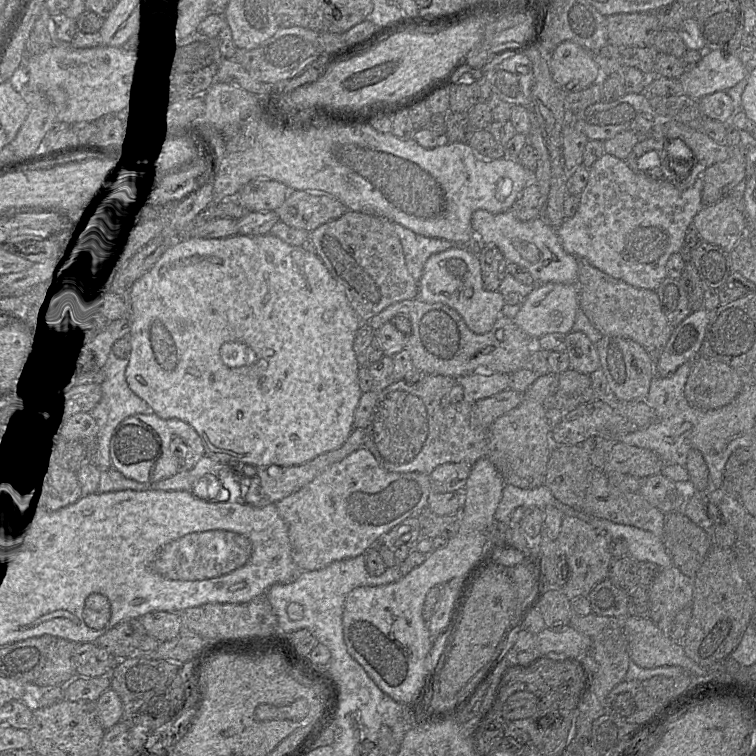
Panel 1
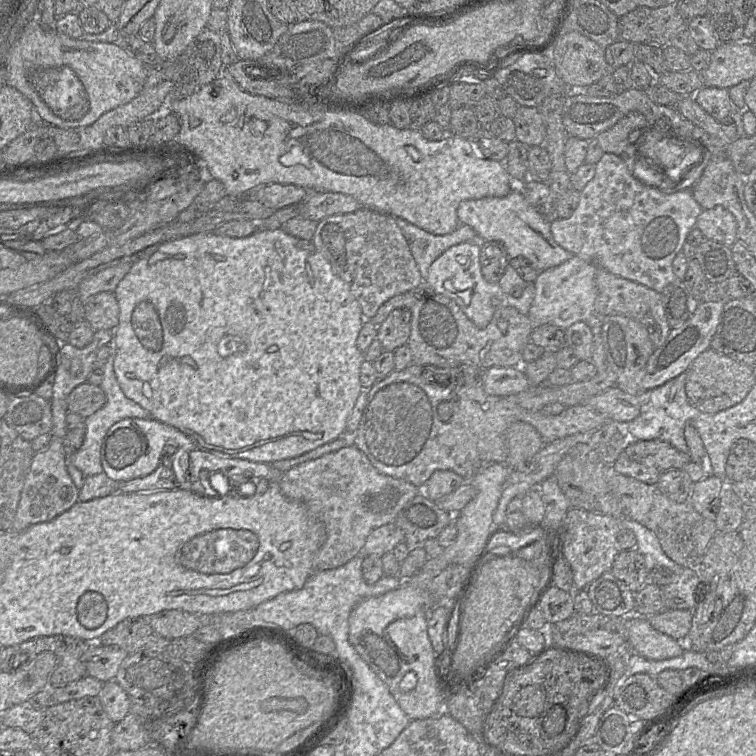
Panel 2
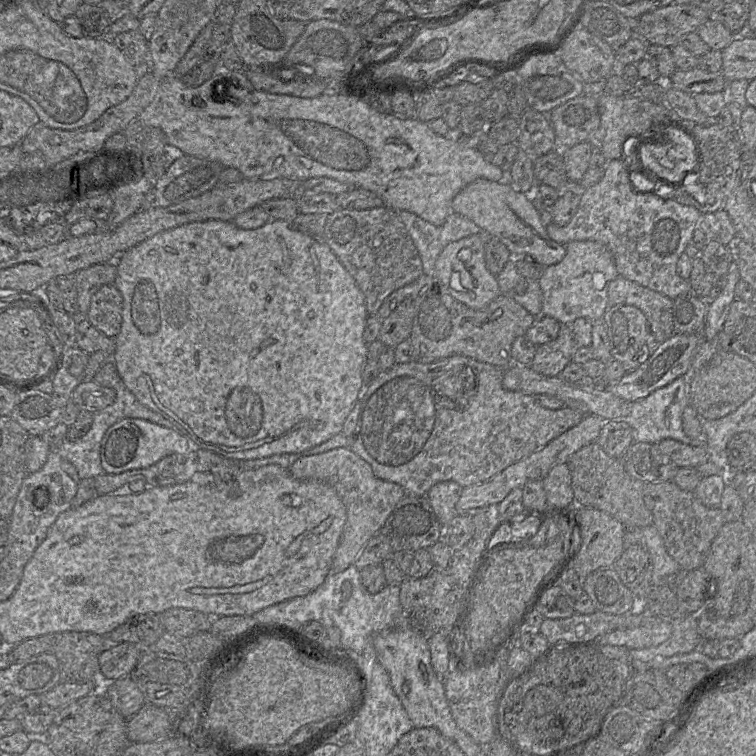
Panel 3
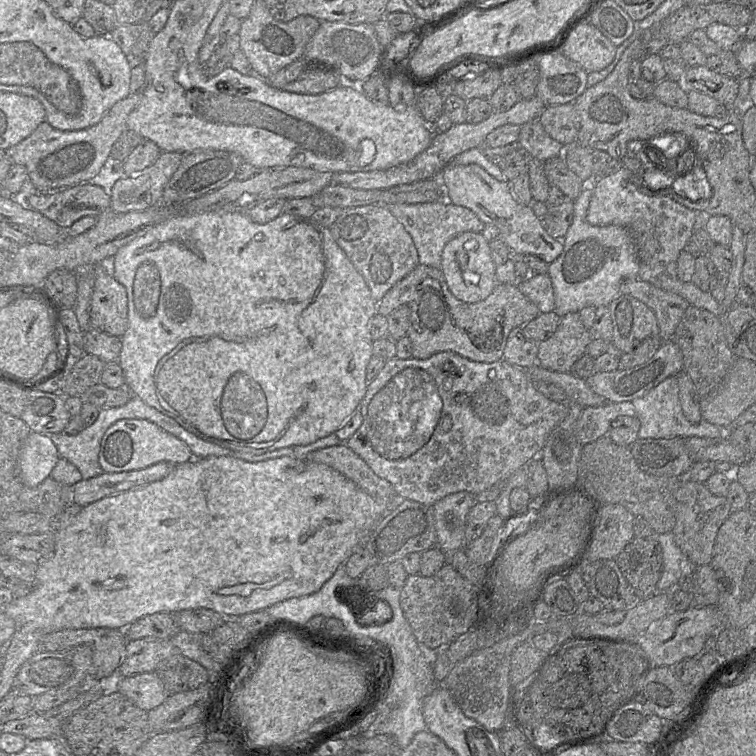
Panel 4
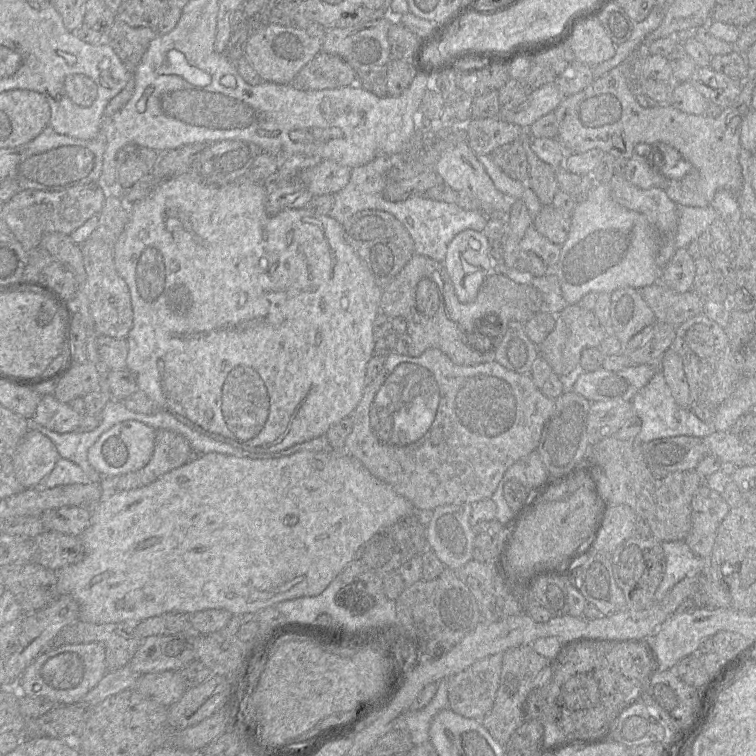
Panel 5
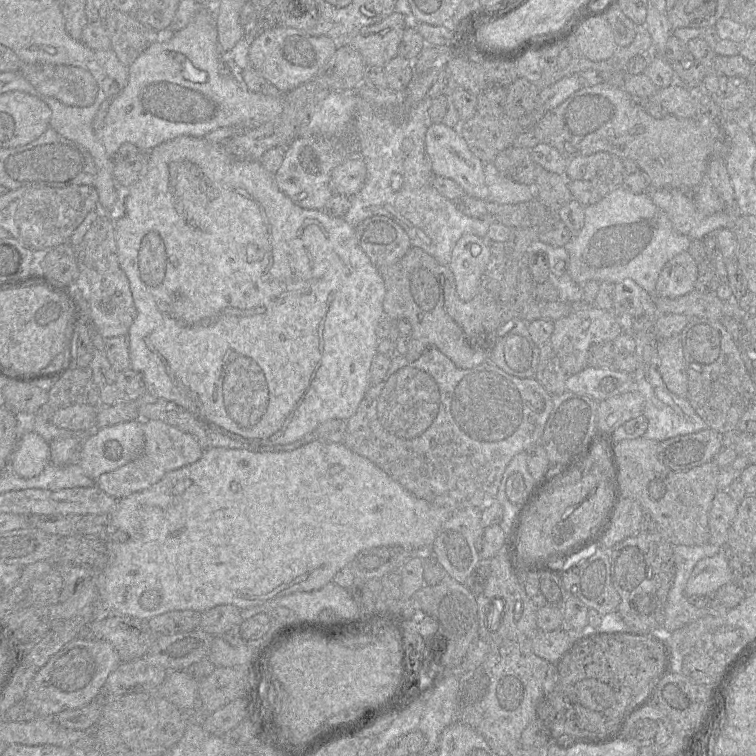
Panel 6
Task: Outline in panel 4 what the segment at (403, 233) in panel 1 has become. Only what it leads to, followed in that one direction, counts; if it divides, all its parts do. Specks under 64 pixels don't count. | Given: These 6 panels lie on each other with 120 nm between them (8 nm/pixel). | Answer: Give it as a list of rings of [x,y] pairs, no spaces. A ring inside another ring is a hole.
[[[446,199],[417,204],[389,204],[386,208],[412,237],[419,263],[436,269],[441,269],[443,249],[450,240],[464,232],[482,233],[486,225],[470,209],[454,205]]]

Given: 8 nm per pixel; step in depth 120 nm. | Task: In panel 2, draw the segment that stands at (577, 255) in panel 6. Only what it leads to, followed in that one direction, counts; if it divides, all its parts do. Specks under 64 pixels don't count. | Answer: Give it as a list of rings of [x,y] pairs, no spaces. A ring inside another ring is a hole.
[[[577,256],[563,264],[539,272],[534,281],[535,296],[527,313],[534,326],[553,324],[566,330],[576,322],[586,320],[593,314],[597,297],[595,274],[597,266]]]

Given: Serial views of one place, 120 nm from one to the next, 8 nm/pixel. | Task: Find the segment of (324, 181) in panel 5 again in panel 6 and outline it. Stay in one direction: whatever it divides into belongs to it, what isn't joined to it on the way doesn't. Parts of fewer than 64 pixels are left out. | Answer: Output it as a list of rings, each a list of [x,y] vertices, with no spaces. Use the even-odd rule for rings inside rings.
[[[359,156],[349,157],[332,170],[330,188],[333,193],[352,197],[363,187],[366,174],[363,159]]]

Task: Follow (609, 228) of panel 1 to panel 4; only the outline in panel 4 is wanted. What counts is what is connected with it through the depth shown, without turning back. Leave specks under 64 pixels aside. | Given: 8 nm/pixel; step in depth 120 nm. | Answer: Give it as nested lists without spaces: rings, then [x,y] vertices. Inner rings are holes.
[[[622,166],[616,173],[597,179],[594,177],[587,221],[594,226],[618,225],[629,231],[637,248],[640,280],[677,294],[690,305],[724,318],[723,306],[711,293],[702,291],[692,281],[681,281],[677,275],[677,259],[695,232],[697,213],[670,197],[653,194],[642,185],[639,173]]]

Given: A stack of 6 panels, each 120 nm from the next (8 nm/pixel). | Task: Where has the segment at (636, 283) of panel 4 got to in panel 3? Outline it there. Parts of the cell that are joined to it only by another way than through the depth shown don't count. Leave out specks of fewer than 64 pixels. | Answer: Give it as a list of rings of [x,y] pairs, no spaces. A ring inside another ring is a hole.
[[[618,276],[608,287],[608,308],[615,305],[630,305],[640,309],[659,344],[674,334],[674,300],[661,293]]]

